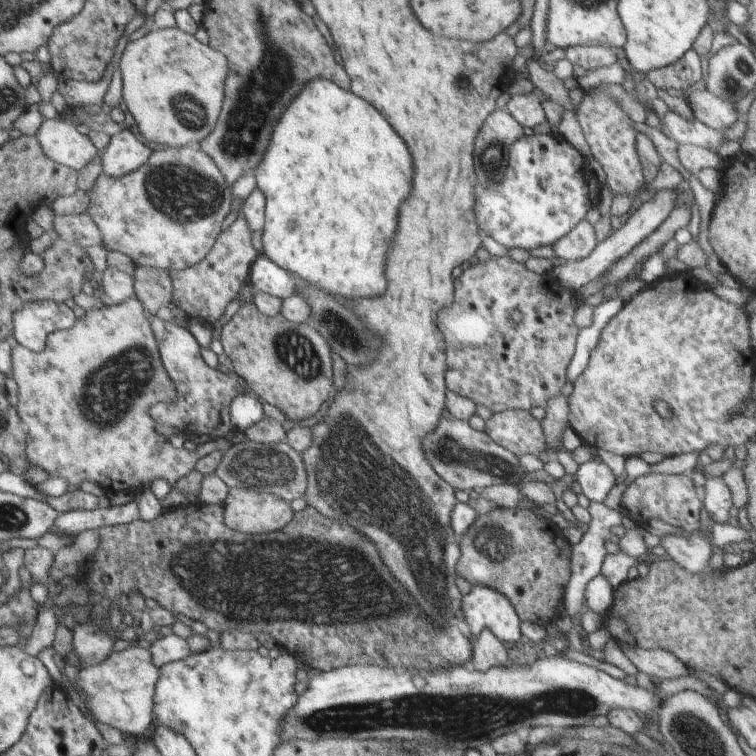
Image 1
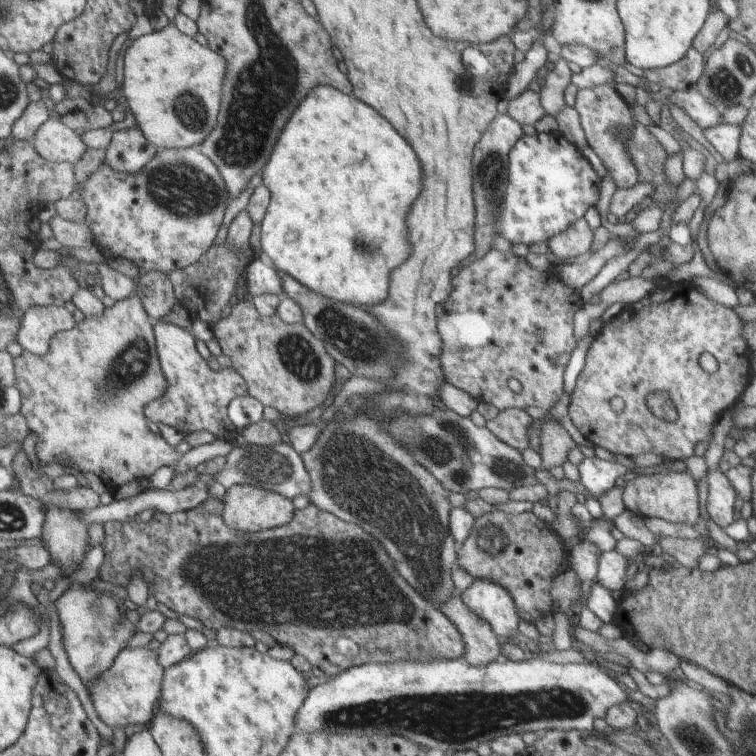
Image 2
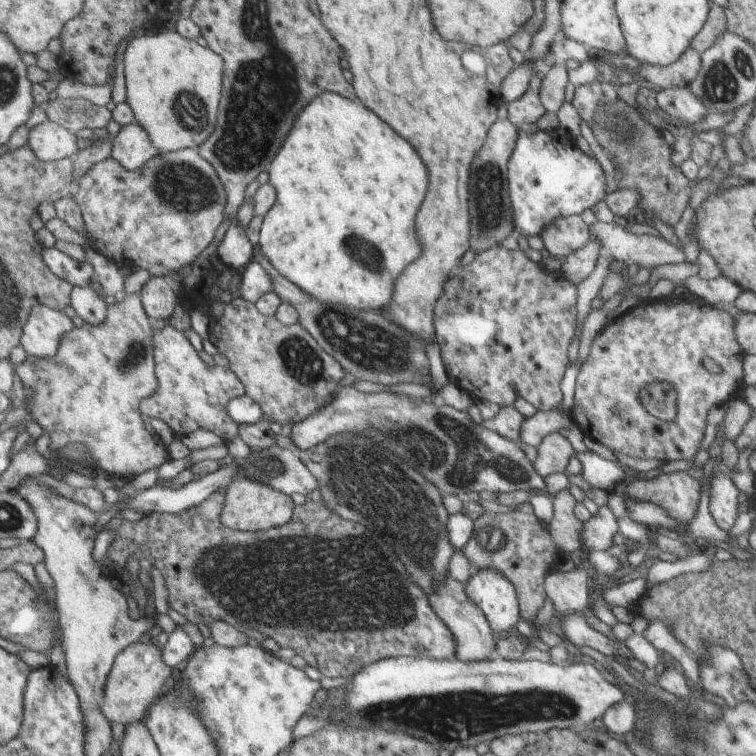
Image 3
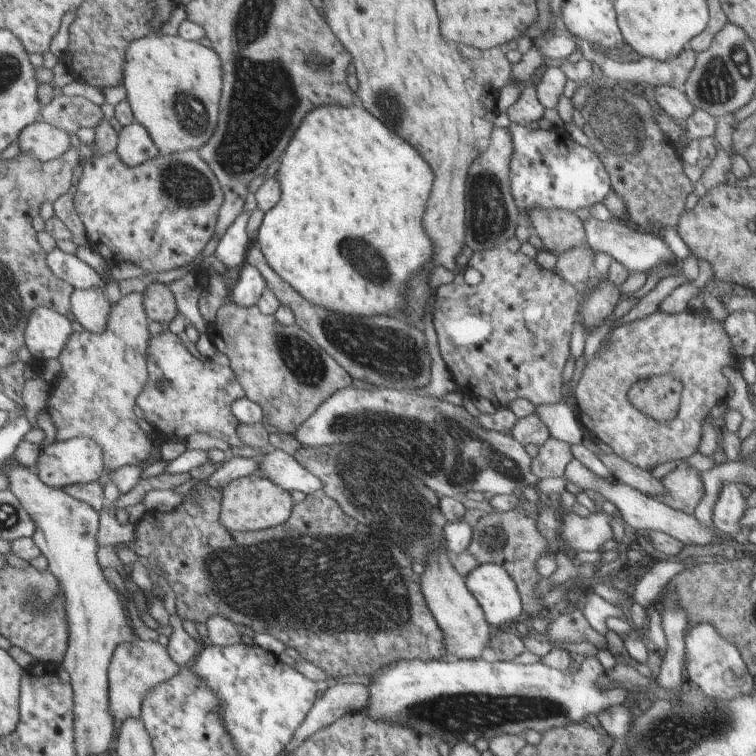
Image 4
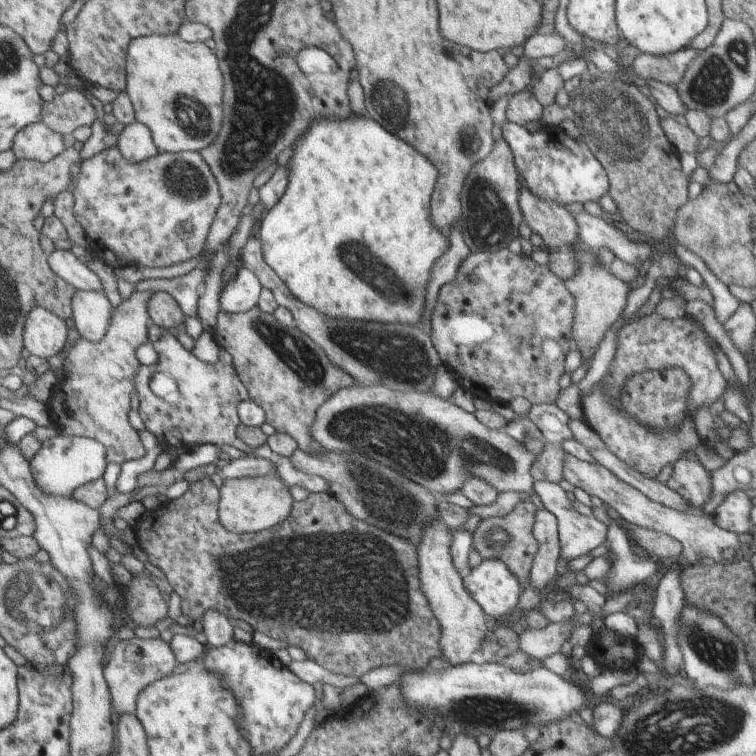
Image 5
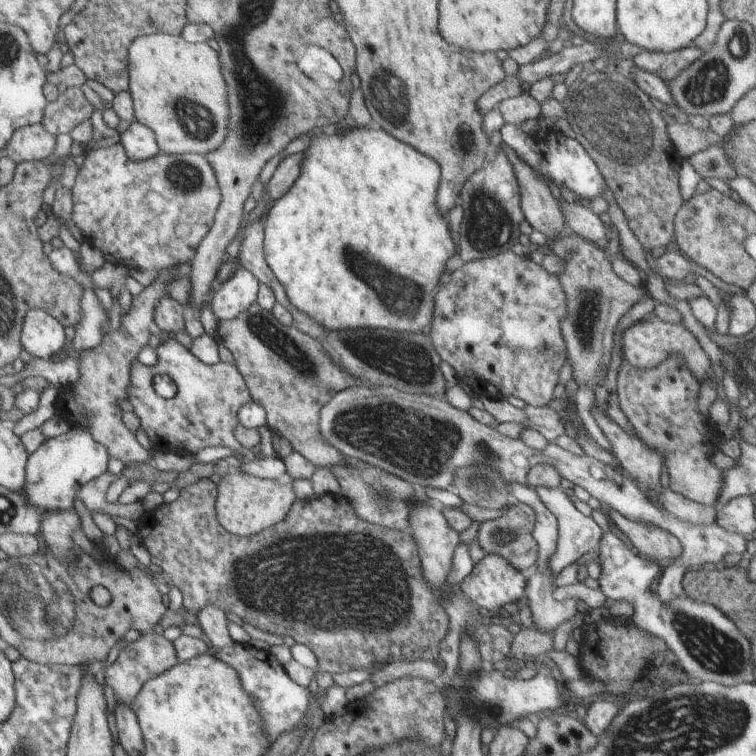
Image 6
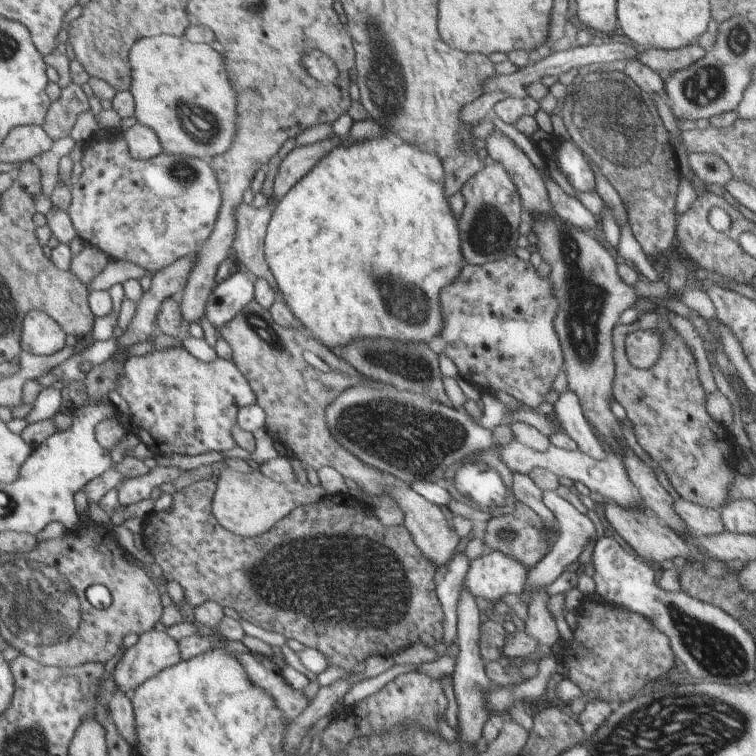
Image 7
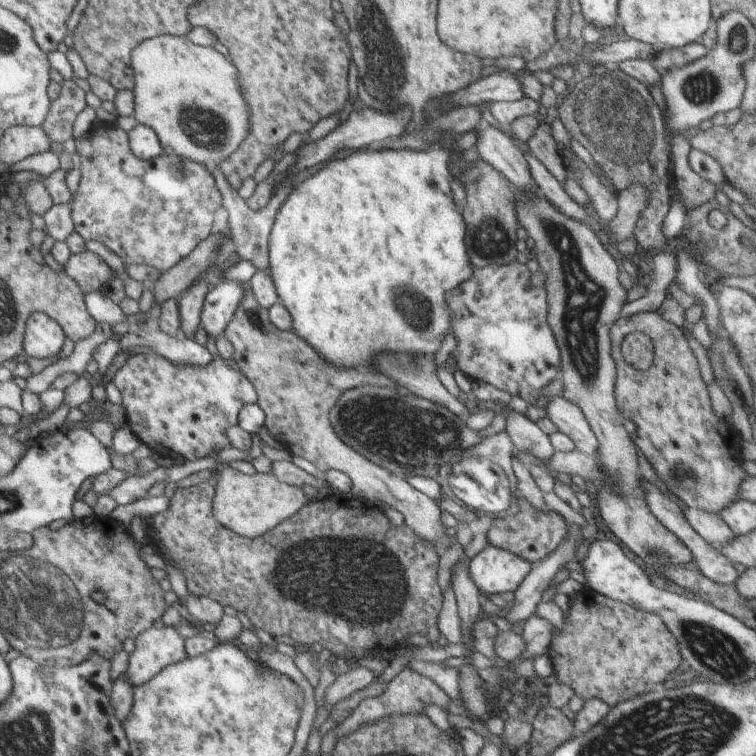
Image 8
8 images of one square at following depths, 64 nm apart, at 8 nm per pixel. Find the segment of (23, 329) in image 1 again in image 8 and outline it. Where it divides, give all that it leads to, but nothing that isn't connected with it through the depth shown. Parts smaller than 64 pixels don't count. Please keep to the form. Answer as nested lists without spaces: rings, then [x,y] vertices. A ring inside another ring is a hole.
[[[30,314],[26,326],[26,354],[32,358],[56,357],[66,340],[64,329],[48,314]]]

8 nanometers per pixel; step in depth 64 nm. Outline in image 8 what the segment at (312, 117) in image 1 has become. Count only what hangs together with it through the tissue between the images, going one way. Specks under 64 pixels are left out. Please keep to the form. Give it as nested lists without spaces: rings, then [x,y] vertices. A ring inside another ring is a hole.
[[[432,147],[422,152],[414,150],[366,150],[352,152],[346,158],[332,160],[322,170],[305,178],[290,192],[286,202],[280,206],[276,220],[268,238],[269,270],[277,290],[278,302],[288,310],[292,317],[292,328],[296,336],[300,336],[306,344],[310,344],[324,360],[342,367],[372,367],[372,362],[382,352],[398,352],[416,356],[432,356],[435,358],[440,350],[441,342],[452,330],[452,316],[446,304],[446,292],[458,288],[462,282],[470,280],[473,267],[466,250],[466,222],[462,212],[457,209],[454,194],[450,188],[452,176],[449,172],[449,160],[452,149]]]

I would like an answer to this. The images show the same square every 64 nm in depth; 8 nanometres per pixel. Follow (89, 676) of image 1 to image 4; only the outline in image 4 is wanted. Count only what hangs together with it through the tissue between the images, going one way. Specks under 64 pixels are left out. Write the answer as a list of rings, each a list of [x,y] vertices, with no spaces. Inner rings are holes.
[[[136,639],[131,642],[122,642],[116,646],[108,666],[109,680],[109,708],[113,720],[124,722],[126,718],[139,718],[142,700],[154,686],[166,682],[178,674],[179,666],[170,658],[168,648],[159,641],[144,641]]]

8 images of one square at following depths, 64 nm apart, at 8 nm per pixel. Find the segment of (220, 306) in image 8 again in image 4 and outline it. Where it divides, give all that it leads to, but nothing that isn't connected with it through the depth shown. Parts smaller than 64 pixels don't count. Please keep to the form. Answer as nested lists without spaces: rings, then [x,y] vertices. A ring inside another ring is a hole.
[[[245,263],[240,266],[239,279],[237,283],[230,288],[227,301],[232,304],[238,304],[242,308],[256,306],[262,292],[266,289],[266,282],[262,278],[262,274],[258,272],[258,268]]]

